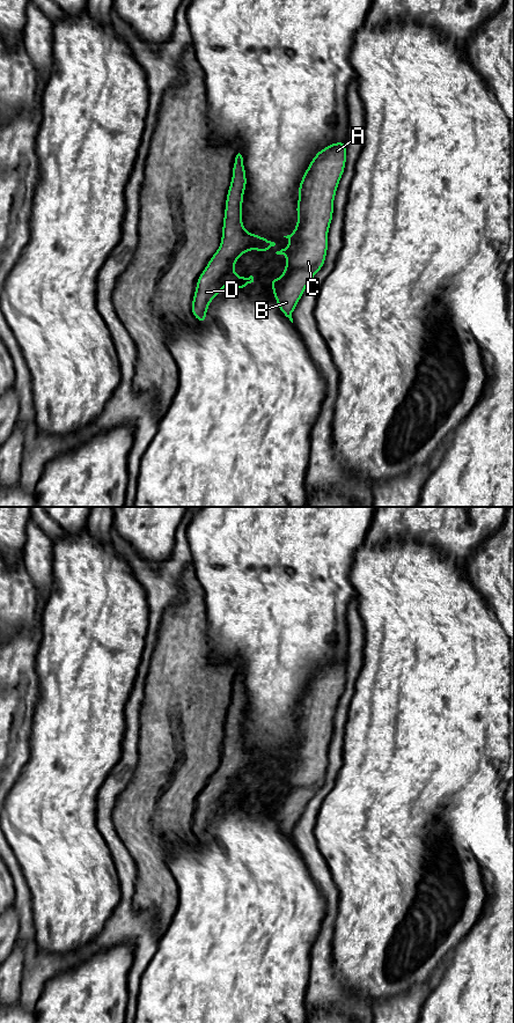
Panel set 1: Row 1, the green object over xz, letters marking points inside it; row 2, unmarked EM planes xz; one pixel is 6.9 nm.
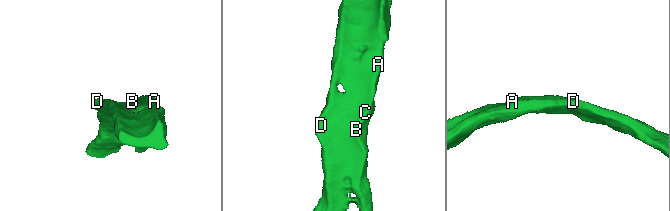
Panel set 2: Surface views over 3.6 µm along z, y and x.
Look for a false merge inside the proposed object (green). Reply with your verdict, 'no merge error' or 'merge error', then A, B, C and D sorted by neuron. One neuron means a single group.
no merge error; groups A B C D

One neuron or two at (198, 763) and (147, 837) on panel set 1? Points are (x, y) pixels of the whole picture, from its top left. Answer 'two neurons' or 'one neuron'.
one neuron

